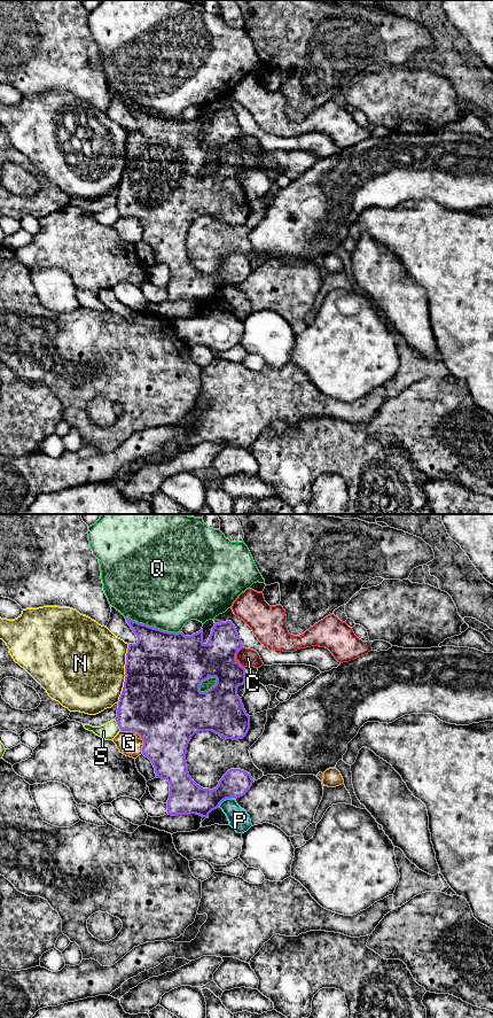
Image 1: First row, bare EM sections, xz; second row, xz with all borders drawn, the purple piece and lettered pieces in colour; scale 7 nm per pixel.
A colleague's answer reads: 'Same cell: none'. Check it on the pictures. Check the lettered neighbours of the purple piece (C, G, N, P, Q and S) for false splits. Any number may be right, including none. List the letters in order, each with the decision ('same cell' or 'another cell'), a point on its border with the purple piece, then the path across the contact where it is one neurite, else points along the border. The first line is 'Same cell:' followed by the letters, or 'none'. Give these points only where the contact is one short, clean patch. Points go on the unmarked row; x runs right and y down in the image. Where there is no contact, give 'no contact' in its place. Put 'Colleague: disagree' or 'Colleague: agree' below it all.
Same cell: none
C: another cell | xz (235, 142)
G: another cell | xz (139, 220)
N: another cell | xz (125, 158)
P: another cell | xz (224, 285) | along xz (231, 284), (226, 284), (218, 292)
Q: another cell | xz (151, 113)
S: another cell | xz (118, 211)
Colleague: agree

